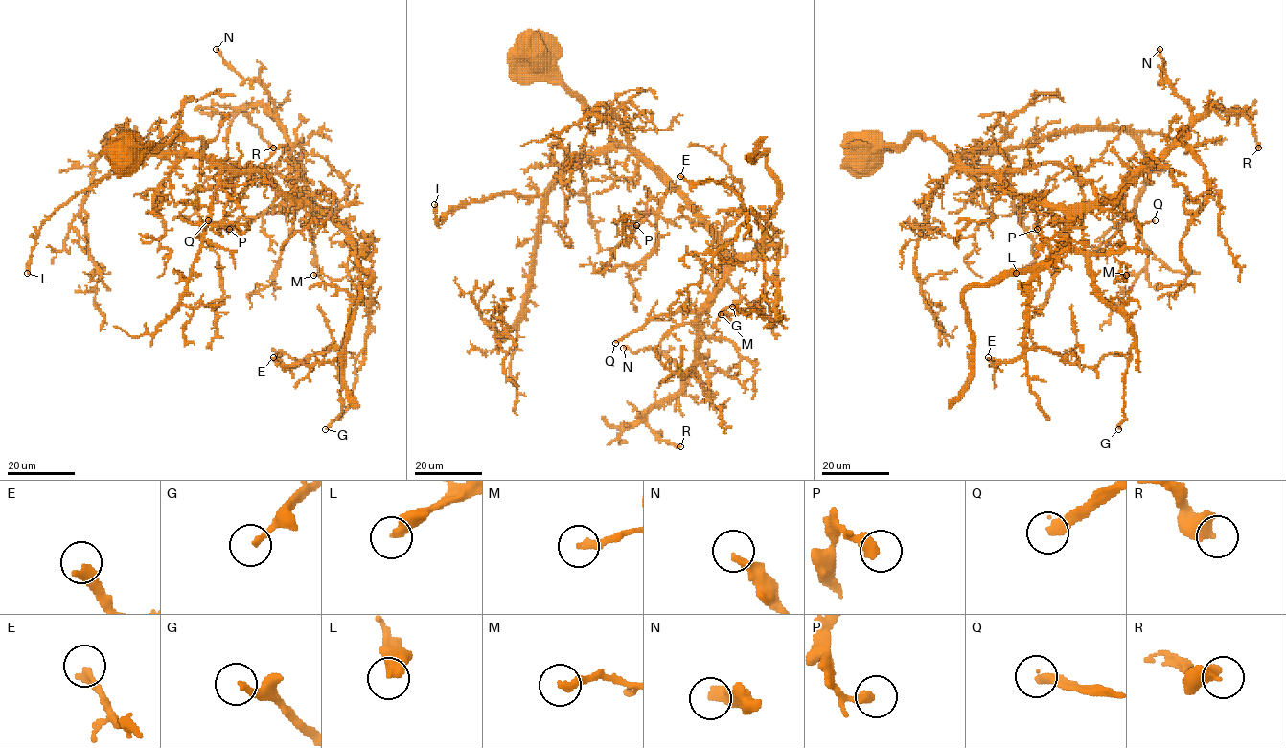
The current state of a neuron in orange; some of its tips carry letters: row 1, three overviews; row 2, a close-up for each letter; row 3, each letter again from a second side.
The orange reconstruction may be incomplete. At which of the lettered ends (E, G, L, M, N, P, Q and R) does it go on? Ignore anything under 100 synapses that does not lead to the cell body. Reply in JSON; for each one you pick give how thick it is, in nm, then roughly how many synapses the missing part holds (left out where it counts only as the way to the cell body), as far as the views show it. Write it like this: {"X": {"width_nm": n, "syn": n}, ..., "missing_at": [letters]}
{"L": {"width_nm": 440, "syn": 150}, "missing_at": ["L"]}

